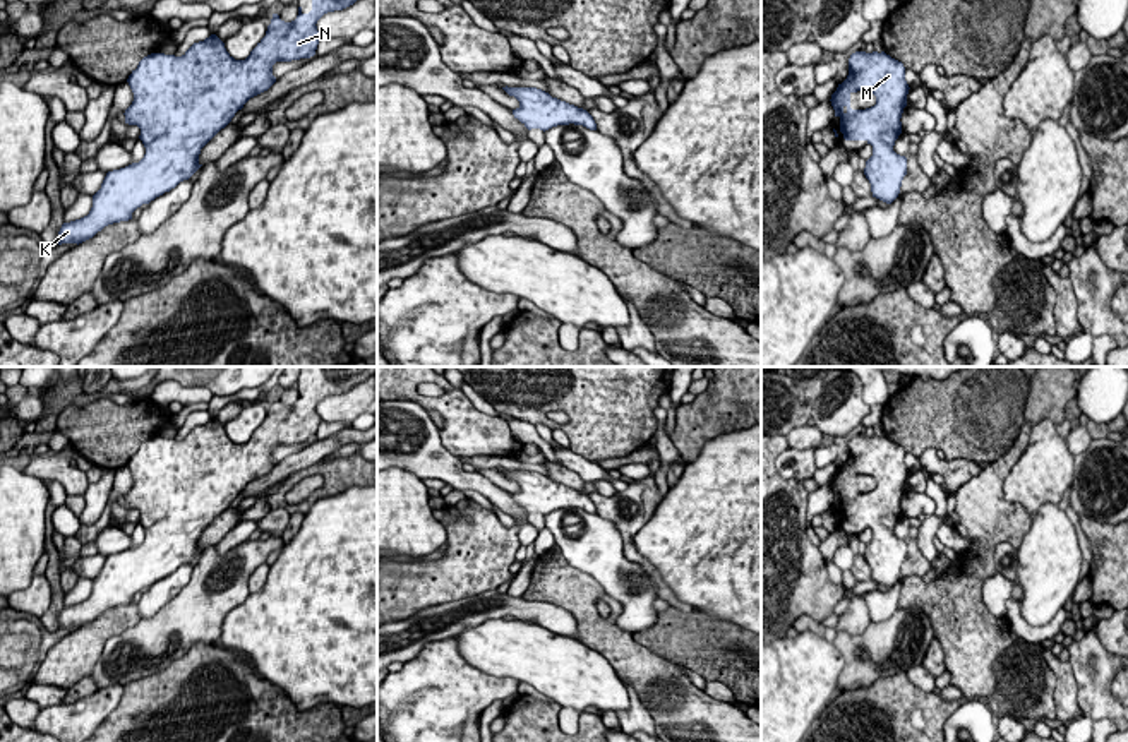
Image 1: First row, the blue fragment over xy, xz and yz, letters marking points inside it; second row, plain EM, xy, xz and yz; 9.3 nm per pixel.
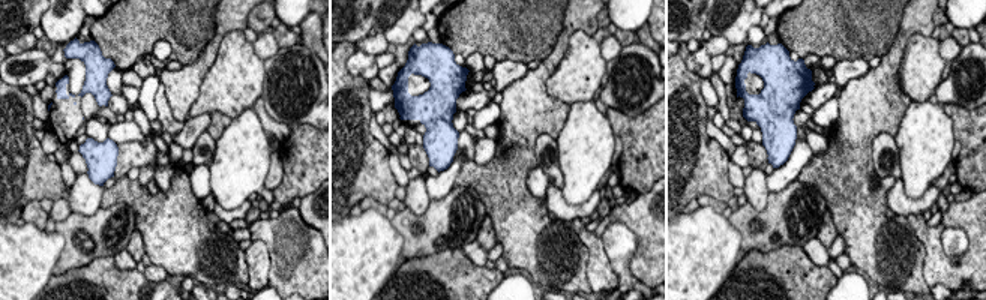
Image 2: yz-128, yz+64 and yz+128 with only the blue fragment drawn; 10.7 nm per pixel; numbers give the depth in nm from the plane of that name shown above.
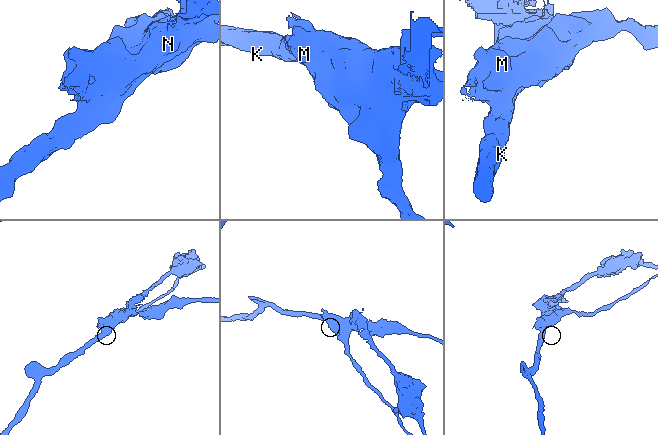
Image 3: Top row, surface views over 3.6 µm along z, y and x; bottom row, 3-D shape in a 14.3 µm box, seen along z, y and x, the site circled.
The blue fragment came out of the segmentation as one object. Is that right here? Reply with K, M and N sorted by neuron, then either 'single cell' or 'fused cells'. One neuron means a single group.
K M N | single cell

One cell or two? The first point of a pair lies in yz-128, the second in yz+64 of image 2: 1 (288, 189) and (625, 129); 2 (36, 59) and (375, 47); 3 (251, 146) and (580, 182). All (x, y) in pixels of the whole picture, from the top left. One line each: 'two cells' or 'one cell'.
1: one cell
2: two cells
3: one cell

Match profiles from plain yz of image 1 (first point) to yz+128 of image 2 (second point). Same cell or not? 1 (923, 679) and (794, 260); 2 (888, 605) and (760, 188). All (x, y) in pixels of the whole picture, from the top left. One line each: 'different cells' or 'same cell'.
1: different cells
2: different cells

